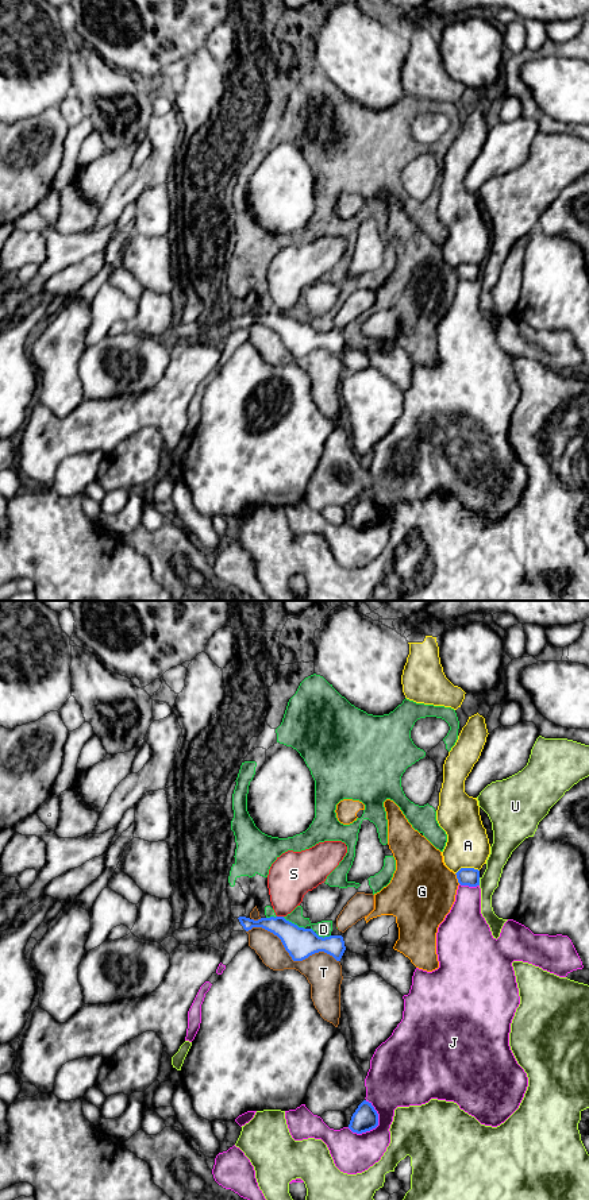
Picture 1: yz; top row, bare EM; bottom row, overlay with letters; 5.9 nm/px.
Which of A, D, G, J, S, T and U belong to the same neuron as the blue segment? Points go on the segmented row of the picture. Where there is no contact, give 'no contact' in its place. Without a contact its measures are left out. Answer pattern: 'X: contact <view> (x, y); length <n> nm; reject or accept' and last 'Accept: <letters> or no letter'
A: contact yz (466, 868); length 150 nm; reject
D: contact yz (293, 923); length 150 nm; reject
G: contact yz (457, 878); length 70 nm; reject
J: contact yz (373, 1127); length 220 nm; reject
S: contact yz (280, 917); length 40 nm; reject
T: contact yz (289, 955); length 600 nm; reject
U: contact yz (478, 882); length 50 nm; reject
Accept: no letter

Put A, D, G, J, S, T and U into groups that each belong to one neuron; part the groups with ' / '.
A S T / D / G / J / U

